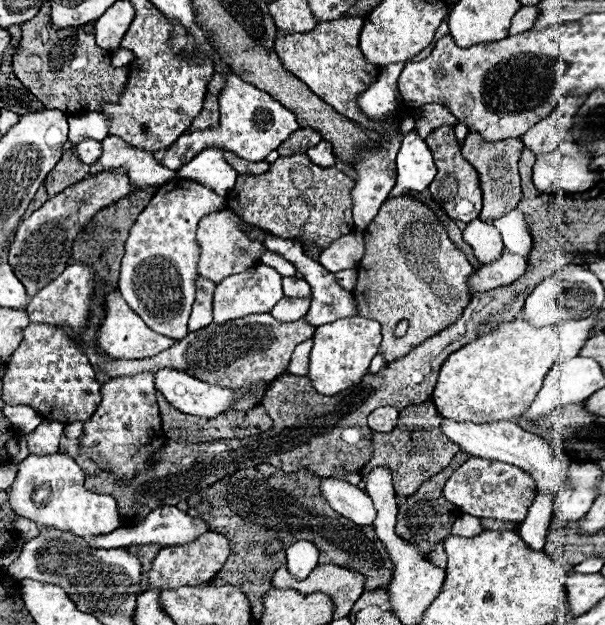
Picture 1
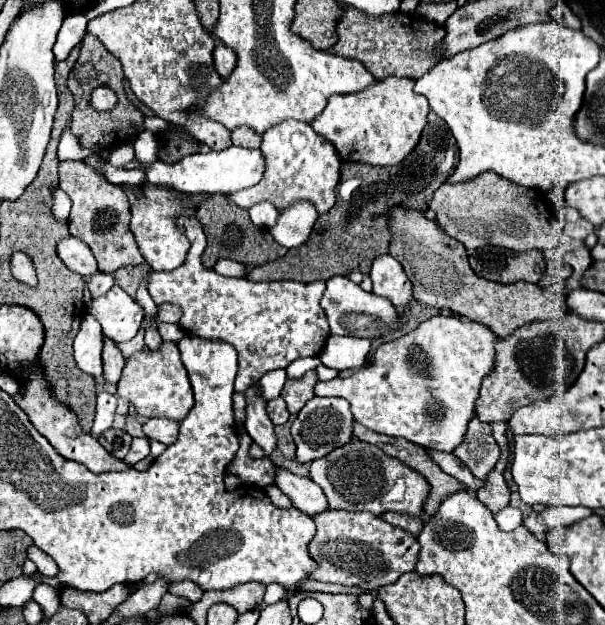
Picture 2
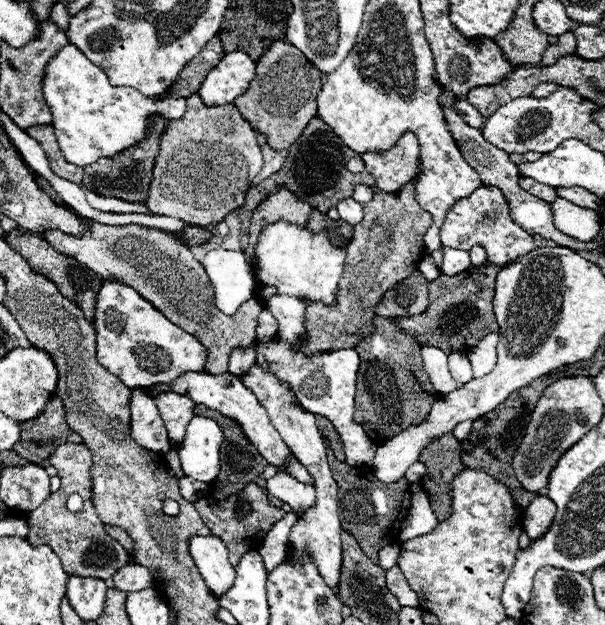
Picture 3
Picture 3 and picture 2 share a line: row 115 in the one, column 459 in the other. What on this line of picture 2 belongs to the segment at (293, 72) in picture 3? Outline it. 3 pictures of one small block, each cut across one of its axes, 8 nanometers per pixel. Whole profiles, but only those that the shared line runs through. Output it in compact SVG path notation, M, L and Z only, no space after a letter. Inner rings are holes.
M394 208L390 214L390 256L394 256L402 264L414 284L414 298L424 306L448 310L456 316L482 322L490 326L500 338L508 338L508 334L524 324L538 320L556 320L566 314L566 298L544 290L538 284L500 284L478 278L478 274L474 274L474 270L470 268L464 244L444 234L444 230L440 230L440 226L436 226L436 222L428 220L424 214L400 208Z

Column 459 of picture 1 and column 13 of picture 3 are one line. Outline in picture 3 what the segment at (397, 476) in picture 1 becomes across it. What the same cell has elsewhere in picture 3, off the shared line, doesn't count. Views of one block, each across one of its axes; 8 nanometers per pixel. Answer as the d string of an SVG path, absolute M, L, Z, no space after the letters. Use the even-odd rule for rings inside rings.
M56 396L48 400L46 408L36 418L22 422L20 430L22 438L16 442L12 452L34 464L48 460L54 446L60 446L62 442L82 442L80 436L64 422L64 404Z

